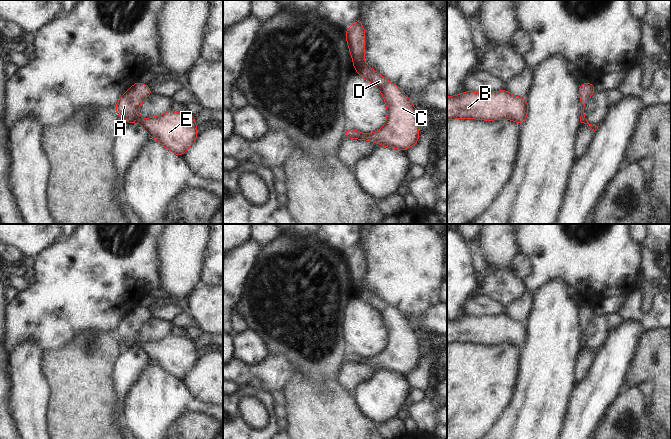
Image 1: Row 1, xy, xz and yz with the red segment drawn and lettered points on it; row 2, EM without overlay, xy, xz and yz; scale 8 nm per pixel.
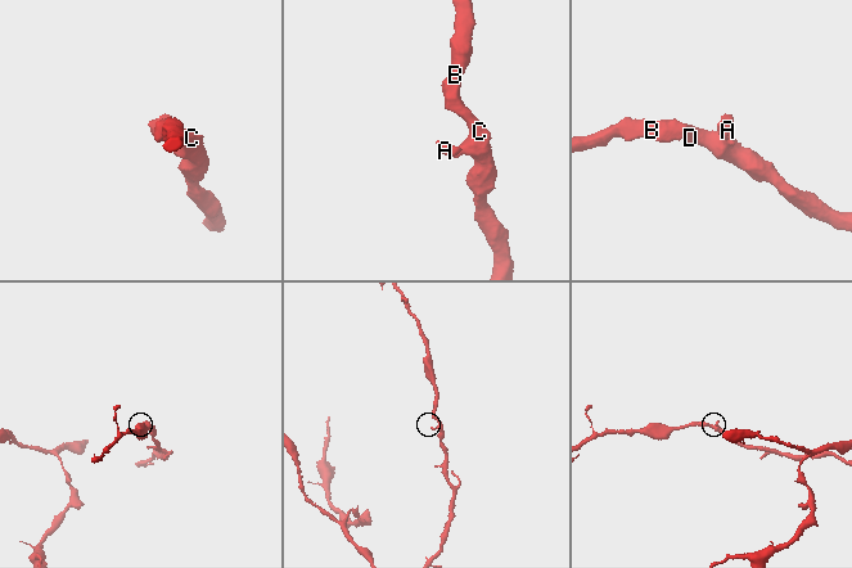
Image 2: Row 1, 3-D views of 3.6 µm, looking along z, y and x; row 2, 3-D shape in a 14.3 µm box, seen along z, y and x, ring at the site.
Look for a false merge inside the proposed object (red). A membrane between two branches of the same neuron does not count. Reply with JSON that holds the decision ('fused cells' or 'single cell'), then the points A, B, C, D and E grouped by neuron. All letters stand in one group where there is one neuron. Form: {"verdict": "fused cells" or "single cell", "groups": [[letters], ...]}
{"verdict": "single cell", "groups": [["A", "B", "C", "D", "E"]]}

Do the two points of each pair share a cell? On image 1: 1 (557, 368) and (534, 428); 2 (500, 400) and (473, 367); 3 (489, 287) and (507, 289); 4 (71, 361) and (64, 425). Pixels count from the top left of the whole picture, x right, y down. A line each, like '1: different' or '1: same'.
1: same
2: same
3: same
4: same

